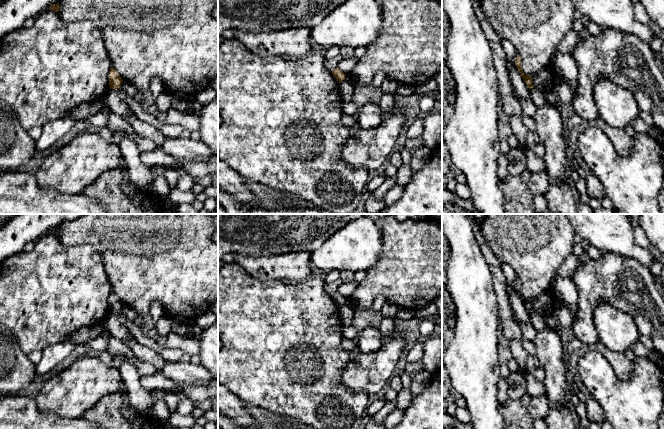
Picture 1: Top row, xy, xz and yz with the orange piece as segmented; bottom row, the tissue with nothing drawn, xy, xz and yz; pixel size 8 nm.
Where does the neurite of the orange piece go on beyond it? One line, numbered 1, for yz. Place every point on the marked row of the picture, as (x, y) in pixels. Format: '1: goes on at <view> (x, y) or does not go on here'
1: does not go on here

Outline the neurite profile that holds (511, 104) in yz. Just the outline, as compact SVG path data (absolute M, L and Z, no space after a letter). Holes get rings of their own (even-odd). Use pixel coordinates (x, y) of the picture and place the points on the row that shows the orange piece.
M489 41L490 47L493 50L494 64L497 69L497 77L499 84L499 99L503 104L503 109L508 116L517 115L524 117L520 100L516 97L511 85L509 71L506 67L507 57L500 44Z

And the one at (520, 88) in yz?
M500 38L500 44L506 54L507 59L512 60L512 67L509 71L509 76L515 95L518 99L524 99L530 95L530 90L524 82L524 79L522 78L515 64L515 59L518 54L514 48L514 45L509 40Z

